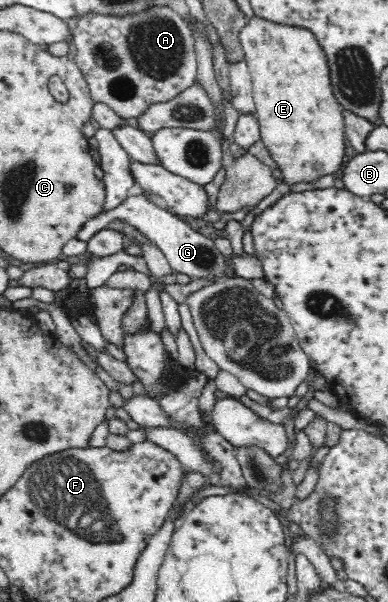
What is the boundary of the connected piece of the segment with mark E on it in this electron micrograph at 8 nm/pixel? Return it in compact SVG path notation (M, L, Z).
M252 16L249 17L247 25L241 29L239 37L252 81L252 100L254 101L254 112L260 125L260 139L267 149L269 159L277 165L274 173L281 179L273 193L269 197L265 197L241 221L245 230L250 231L255 219L267 211L271 205L275 205L281 197L293 193L293 187L313 185L313 183L319 183L323 177L341 172L345 165L347 145L345 145L344 108L334 96L325 54L319 44L315 43L313 35L304 29L281 27Z

